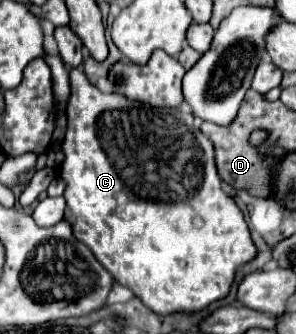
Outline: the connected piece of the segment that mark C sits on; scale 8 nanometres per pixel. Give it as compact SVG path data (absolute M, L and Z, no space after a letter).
M72 69L70 71L70 87L72 87L72 95L68 101L68 129L66 129L66 137L62 143L62 151L64 151L64 161L60 165L60 175L66 179L66 215L64 219L68 219L74 227L74 235L78 235L78 241L82 241L84 245L88 245L92 249L92 253L96 255L96 259L106 267L106 271L122 285L130 287L134 291L136 297L142 299L144 305L148 305L152 311L156 311L158 315L172 315L172 313L196 313L206 309L210 303L224 299L230 293L230 287L234 283L234 275L236 269L246 265L248 261L252 261L258 253L256 245L252 243L244 213L240 211L240 207L236 205L236 201L222 189L222 181L218 179L218 169L216 169L216 161L214 161L214 145L212 141L194 127L194 117L190 113L184 113L180 109L158 109L146 103L138 103L132 101L124 95L118 93L108 93L104 95L98 87L94 87L86 75L82 71Z

